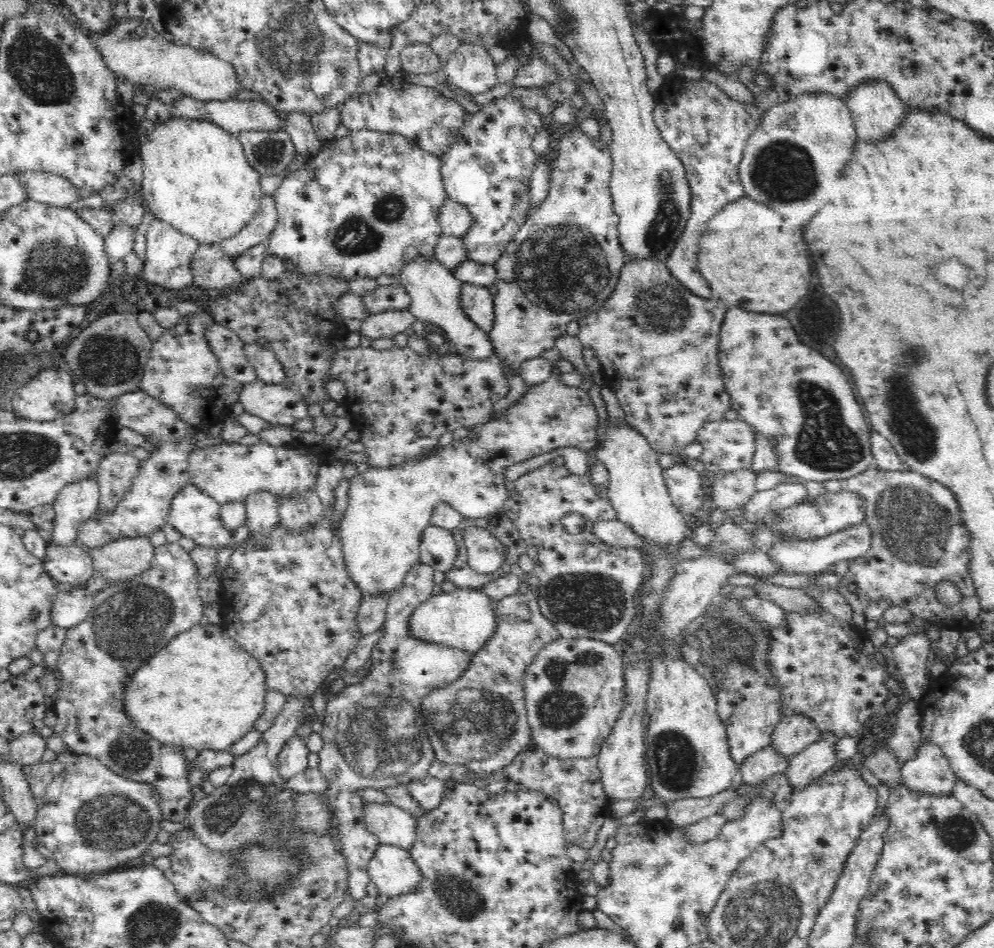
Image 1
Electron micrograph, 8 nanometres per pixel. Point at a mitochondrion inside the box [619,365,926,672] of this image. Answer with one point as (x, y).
(826, 443)

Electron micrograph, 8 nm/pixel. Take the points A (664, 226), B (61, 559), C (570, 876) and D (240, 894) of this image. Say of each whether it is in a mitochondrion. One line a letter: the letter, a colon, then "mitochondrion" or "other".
A: mitochondrion
B: other
C: other
D: other

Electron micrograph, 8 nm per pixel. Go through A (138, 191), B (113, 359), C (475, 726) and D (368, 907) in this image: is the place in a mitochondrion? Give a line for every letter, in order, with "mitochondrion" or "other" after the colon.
A: other
B: mitochondrion
C: mitochondrion
D: other

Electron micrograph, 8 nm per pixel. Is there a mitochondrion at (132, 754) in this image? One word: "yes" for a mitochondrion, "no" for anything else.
yes

